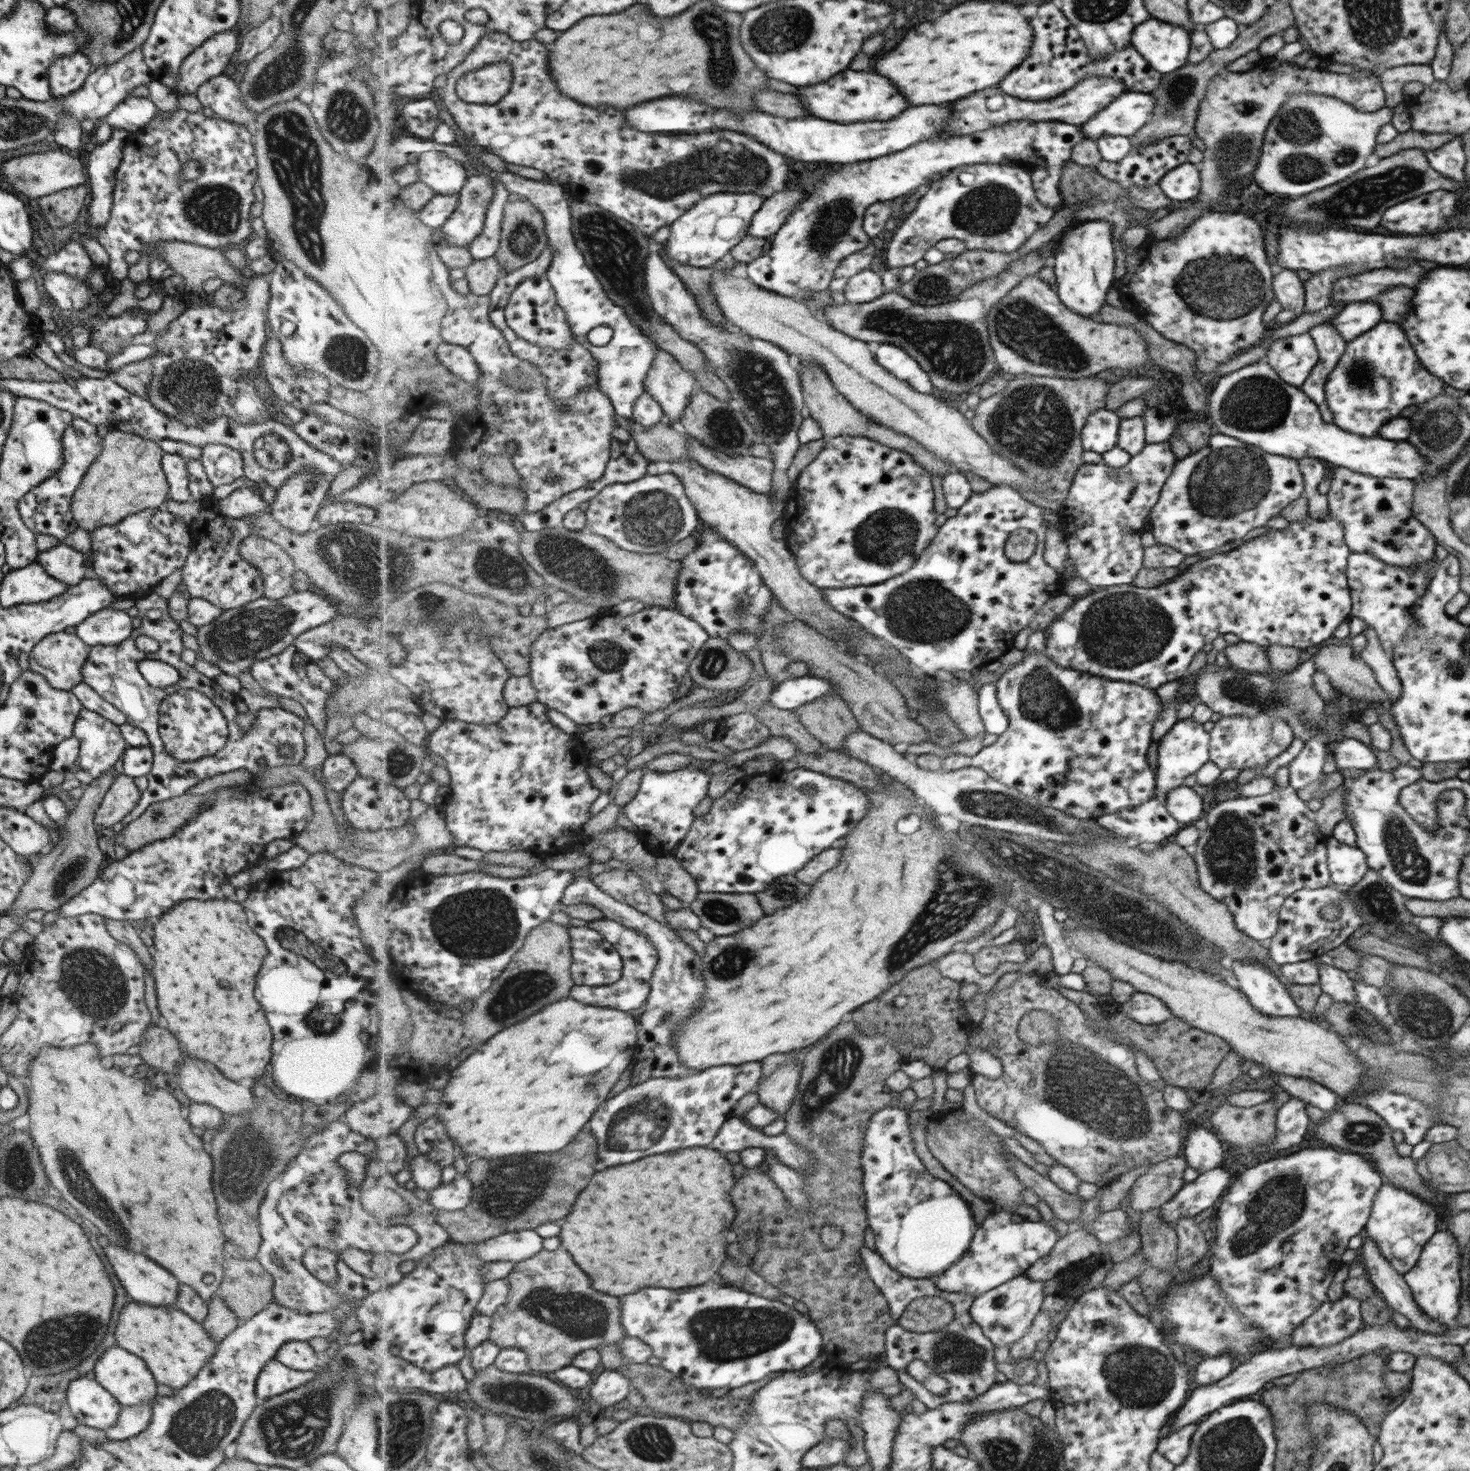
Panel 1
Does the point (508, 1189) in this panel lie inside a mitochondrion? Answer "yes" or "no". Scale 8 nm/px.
yes

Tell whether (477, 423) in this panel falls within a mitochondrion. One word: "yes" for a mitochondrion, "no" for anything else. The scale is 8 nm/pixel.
no

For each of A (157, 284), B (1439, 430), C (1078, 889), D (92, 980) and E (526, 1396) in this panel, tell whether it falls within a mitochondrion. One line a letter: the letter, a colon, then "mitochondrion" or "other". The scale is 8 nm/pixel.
A: other
B: mitochondrion
C: mitochondrion
D: mitochondrion
E: mitochondrion

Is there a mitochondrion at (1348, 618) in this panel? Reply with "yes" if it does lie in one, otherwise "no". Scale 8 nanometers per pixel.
no

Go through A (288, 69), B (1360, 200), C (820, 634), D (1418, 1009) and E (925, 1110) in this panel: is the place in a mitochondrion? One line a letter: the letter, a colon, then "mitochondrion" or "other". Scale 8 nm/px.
A: mitochondrion
B: mitochondrion
C: other
D: mitochondrion
E: other

